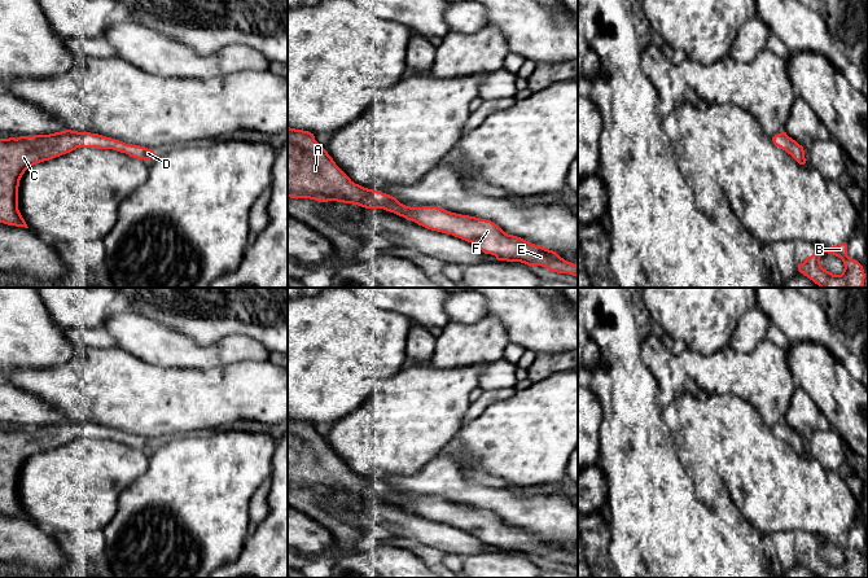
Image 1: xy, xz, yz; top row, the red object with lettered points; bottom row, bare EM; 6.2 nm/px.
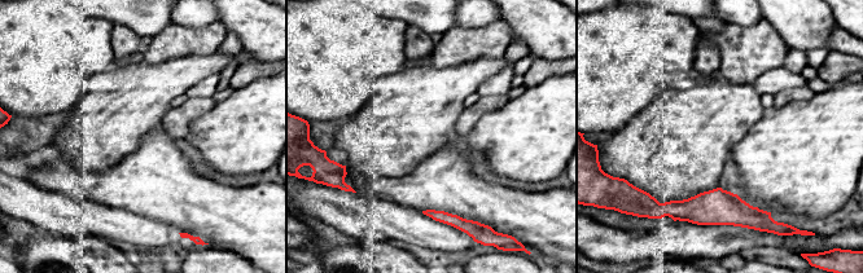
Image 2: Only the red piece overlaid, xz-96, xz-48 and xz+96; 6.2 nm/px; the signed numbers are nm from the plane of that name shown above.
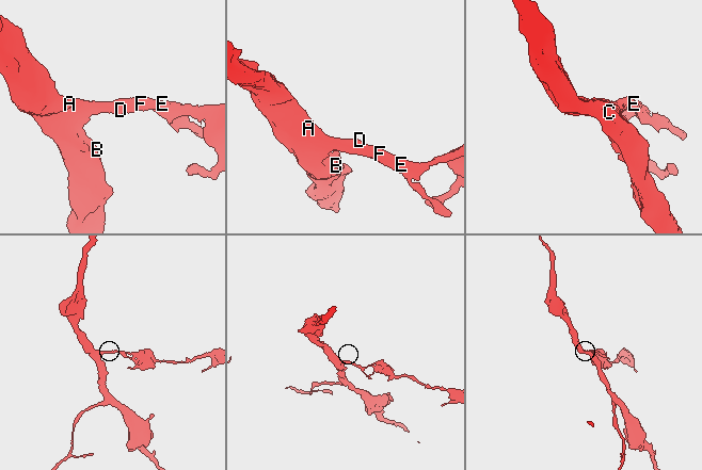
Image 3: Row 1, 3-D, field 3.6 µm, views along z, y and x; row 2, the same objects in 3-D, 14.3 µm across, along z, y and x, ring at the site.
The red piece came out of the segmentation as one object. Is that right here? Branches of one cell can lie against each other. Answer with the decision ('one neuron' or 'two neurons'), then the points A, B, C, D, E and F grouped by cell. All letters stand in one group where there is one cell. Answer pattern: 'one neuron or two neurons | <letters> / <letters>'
one neuron | A B C D E F

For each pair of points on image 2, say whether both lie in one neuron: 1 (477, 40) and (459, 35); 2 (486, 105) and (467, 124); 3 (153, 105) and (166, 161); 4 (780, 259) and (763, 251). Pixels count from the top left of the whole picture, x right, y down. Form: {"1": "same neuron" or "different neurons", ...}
{"1": "same neuron", "2": "same neuron", "3": "different neurons", "4": "same neuron"}

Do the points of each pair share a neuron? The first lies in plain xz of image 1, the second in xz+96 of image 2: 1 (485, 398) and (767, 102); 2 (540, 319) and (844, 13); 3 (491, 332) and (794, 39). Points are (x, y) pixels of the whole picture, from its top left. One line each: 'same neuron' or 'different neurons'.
1: different neurons
2: different neurons
3: different neurons

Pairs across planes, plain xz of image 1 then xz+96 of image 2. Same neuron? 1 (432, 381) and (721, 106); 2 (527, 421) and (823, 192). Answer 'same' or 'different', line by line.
1: same
2: same

